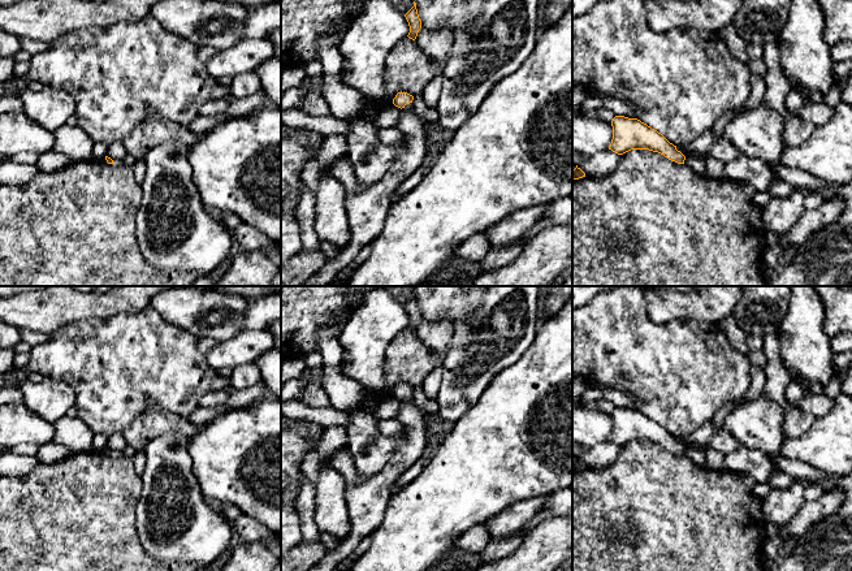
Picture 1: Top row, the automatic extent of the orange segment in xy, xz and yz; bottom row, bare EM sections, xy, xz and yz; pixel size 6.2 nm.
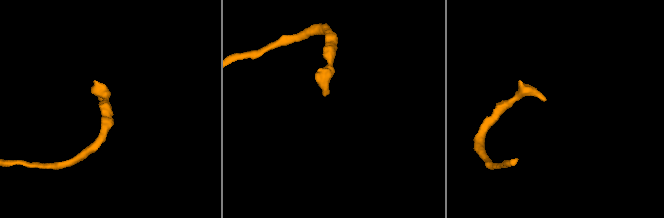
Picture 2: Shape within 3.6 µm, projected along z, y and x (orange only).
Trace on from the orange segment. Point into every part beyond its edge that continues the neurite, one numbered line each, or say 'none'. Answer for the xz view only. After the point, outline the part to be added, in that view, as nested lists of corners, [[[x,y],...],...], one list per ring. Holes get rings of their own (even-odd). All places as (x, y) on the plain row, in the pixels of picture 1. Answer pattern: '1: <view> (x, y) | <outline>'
none

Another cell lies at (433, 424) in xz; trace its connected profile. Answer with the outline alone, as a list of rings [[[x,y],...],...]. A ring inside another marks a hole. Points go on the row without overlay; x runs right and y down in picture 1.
[[[427,408],[423,410],[421,420],[427,437],[431,436],[444,437],[451,427],[451,424],[449,424],[442,416],[431,414]]]

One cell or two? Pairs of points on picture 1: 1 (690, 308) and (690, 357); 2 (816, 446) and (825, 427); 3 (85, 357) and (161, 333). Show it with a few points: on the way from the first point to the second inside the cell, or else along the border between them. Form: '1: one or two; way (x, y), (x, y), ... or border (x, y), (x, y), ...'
1: two; border (719, 321), (671, 319), (660, 324)
2: one; way (821, 441), (825, 437), (825, 432)
3: one; way (104, 357), (138, 357), (142, 353)

